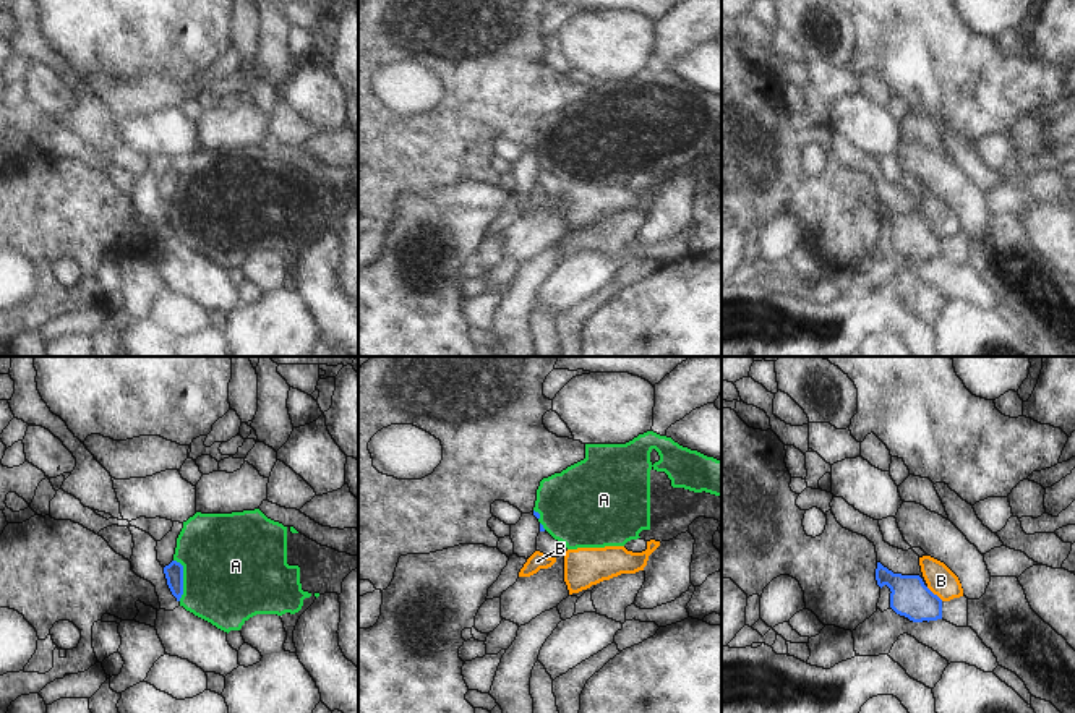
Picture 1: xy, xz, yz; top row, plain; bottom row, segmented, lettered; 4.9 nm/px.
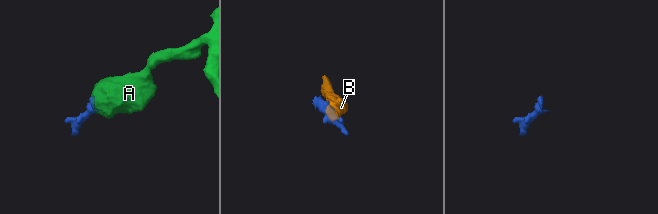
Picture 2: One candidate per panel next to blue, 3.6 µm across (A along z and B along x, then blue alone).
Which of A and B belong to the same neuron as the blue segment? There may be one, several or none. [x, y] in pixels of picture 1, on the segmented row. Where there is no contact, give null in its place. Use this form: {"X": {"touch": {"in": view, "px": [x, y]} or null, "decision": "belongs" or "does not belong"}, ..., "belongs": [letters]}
{"A": {"touch": {"in": "xy", "px": [182, 579]}, "decision": "belongs"}, "B": {"touch": {"in": "yz", "px": [933, 593]}, "decision": "does not belong"}, "belongs": ["A"]}

